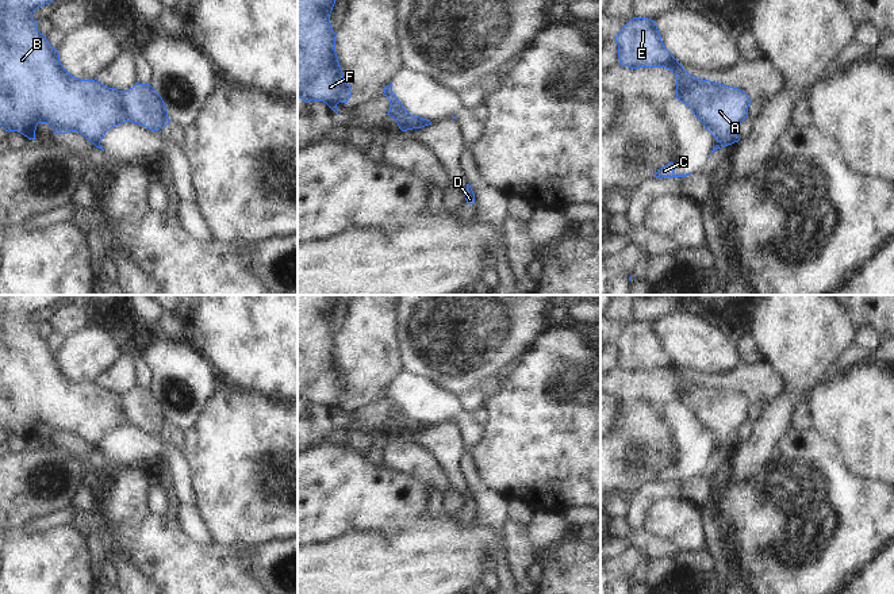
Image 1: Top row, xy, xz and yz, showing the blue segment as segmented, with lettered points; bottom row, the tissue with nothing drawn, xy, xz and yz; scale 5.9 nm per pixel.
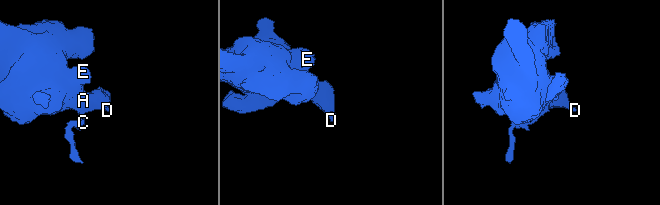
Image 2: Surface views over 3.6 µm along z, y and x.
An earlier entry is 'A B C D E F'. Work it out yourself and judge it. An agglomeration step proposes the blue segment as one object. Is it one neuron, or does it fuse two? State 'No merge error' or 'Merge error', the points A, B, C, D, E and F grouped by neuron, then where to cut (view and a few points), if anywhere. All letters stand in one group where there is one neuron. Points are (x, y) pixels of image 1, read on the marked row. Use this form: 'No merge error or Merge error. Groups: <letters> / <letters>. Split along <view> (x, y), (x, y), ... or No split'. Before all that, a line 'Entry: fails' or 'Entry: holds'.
Entry: fails
Merge error. Groups: A B D E F / C. Split along xz (387, 85), (402, 107)

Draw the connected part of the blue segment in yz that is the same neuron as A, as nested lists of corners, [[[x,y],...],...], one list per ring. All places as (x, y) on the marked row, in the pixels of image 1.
[[[633,18],[614,38],[621,66],[669,69],[676,76],[676,99],[692,110],[721,146],[740,141],[737,130],[752,101],[744,91],[694,78],[663,45],[655,20]]]

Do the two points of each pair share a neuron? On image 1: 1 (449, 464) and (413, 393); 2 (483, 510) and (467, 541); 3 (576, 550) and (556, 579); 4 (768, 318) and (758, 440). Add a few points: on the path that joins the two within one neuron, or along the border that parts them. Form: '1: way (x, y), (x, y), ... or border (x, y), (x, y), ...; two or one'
1: border (452, 420), (432, 426); two
2: border (471, 508), (482, 522), (497, 532), (503, 531); two
3: way (576, 556), (563, 573); one
4: way (795, 348), (795, 393), (781, 410); one

